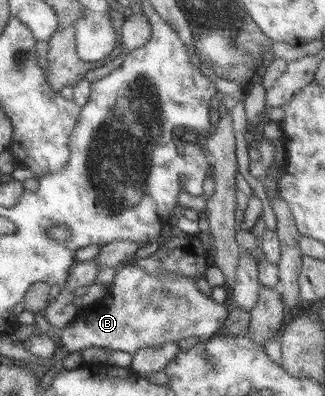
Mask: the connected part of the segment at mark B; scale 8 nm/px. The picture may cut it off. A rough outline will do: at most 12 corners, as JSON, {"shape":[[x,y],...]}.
{"shape":[[123,265],[60,330],[68,353],[212,338],[228,320],[192,279]]}

